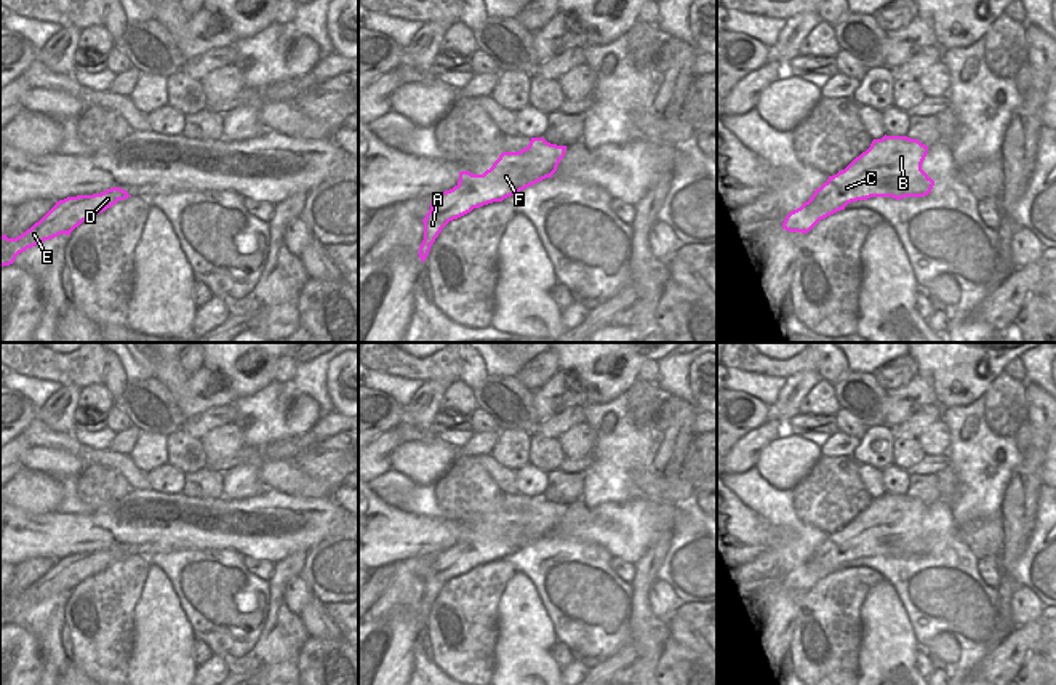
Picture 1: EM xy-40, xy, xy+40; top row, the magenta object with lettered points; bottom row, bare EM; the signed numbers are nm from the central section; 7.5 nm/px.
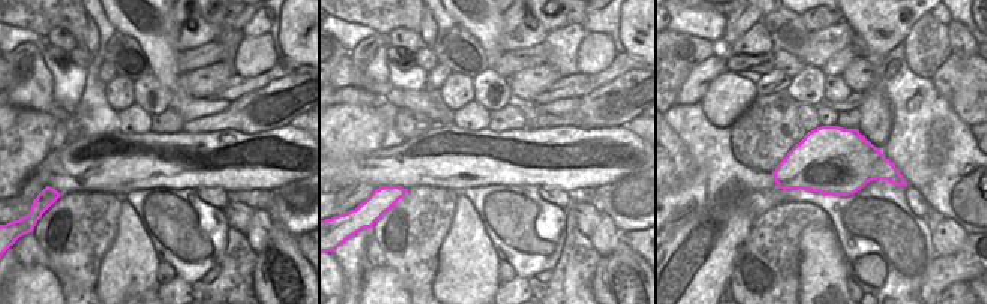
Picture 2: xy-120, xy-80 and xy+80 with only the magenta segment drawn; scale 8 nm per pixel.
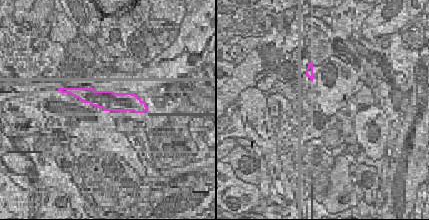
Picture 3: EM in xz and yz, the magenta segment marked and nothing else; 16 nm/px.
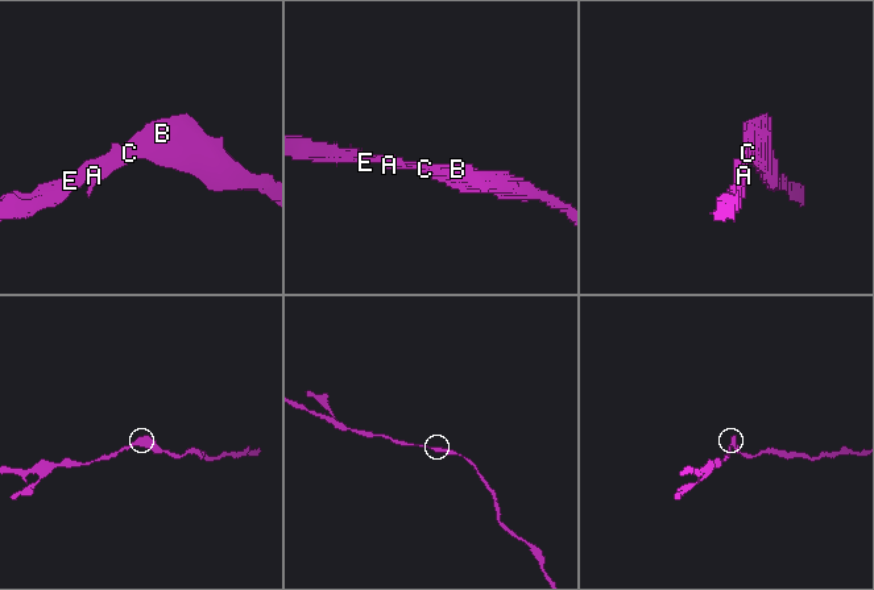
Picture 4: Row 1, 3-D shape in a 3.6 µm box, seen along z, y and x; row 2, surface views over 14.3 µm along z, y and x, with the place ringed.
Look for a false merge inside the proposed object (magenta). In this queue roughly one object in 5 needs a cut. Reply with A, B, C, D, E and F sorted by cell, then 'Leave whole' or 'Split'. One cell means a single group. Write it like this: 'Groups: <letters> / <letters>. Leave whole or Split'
Groups: A B C D E F. Leave whole

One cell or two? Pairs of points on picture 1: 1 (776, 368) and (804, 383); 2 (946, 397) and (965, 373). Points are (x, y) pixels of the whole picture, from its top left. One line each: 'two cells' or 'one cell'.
1: two cells
2: one cell

